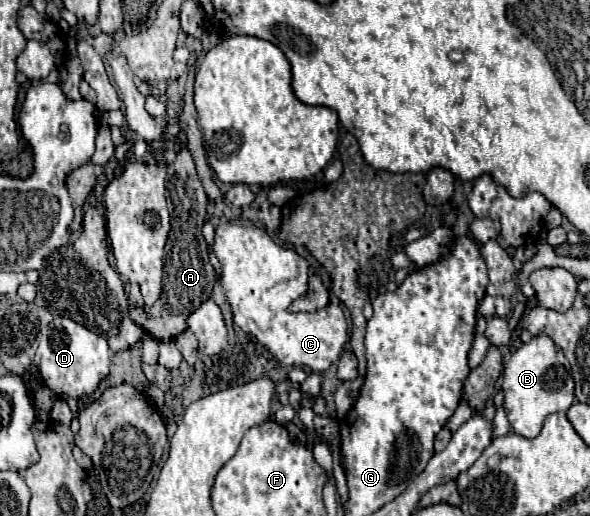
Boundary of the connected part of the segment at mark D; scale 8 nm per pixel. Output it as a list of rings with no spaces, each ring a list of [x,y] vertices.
[[[57,317],[49,327],[53,327],[47,337],[41,339],[35,353],[35,365],[45,381],[45,385],[59,399],[79,399],[81,395],[91,395],[99,383],[109,375],[109,345],[107,339],[95,331],[85,329],[83,325],[71,321],[69,317]]]

